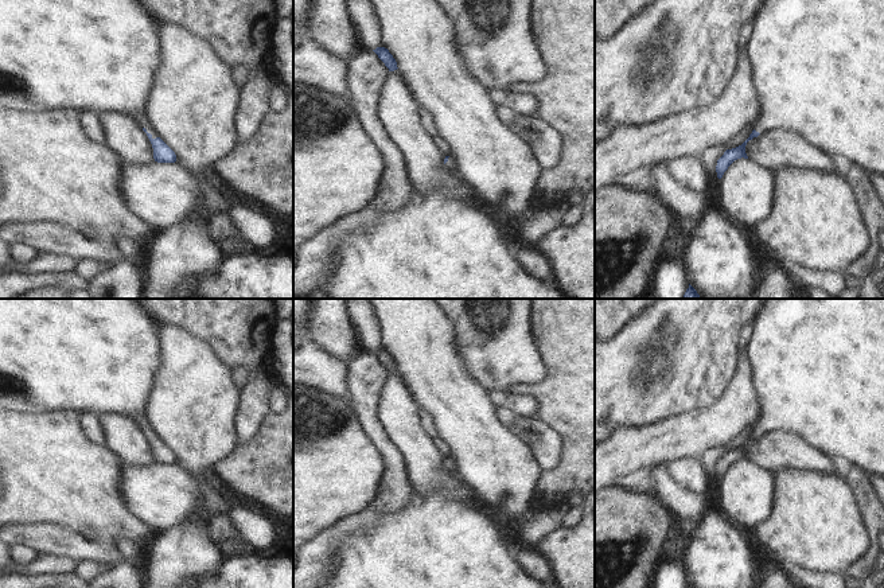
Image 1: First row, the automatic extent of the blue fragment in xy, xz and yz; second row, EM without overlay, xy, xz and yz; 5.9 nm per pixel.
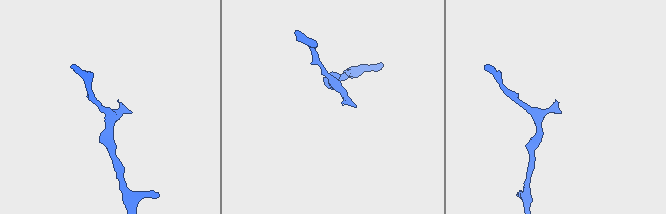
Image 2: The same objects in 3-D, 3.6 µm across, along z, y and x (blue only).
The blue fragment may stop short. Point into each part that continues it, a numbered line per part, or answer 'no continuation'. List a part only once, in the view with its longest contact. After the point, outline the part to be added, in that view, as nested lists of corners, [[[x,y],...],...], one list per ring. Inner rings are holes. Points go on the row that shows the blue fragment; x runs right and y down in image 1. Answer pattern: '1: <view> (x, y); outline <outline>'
1: xy (89, 55); outline [[[0,0],[0,106],[22,112],[97,112],[101,116],[118,112],[135,117],[156,139],[159,133],[147,106],[163,65],[161,31],[163,26],[140,0]]]

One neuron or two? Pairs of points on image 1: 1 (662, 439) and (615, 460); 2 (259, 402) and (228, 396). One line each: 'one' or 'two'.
1: one
2: two

